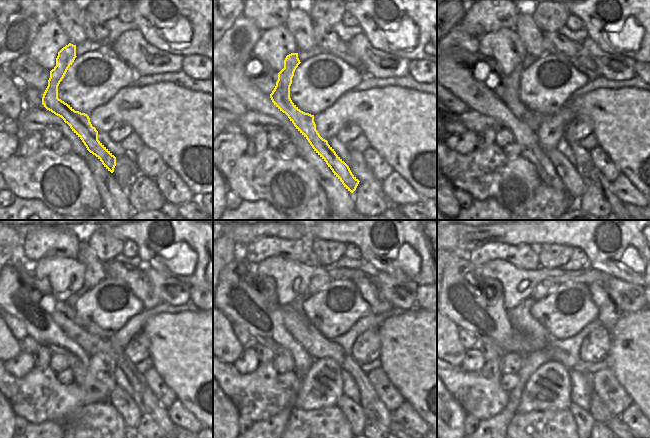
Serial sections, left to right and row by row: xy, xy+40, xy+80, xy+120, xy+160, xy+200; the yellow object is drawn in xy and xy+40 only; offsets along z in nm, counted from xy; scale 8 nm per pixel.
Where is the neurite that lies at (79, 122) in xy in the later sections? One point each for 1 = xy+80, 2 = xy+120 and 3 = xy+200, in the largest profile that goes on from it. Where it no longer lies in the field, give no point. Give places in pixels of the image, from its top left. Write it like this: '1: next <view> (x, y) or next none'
1: next xy+80 (575, 185)
2: next xy+120 (123, 402)
3: next xy+200 (584, 421)

